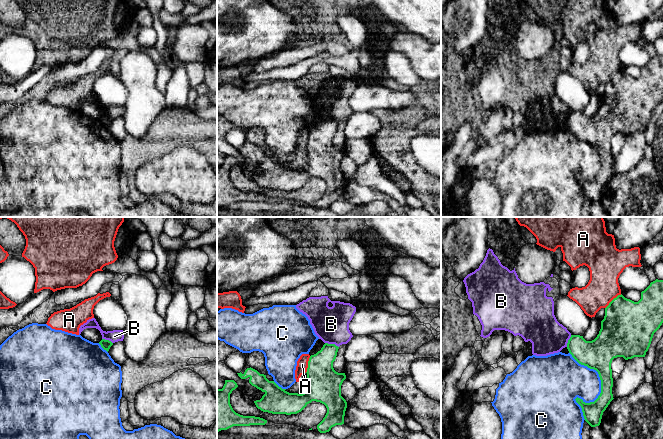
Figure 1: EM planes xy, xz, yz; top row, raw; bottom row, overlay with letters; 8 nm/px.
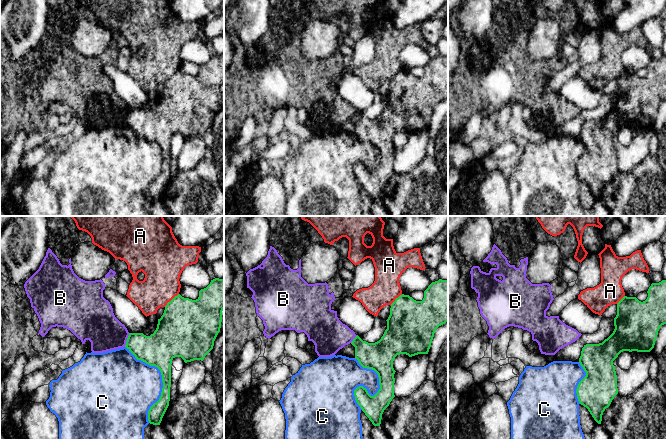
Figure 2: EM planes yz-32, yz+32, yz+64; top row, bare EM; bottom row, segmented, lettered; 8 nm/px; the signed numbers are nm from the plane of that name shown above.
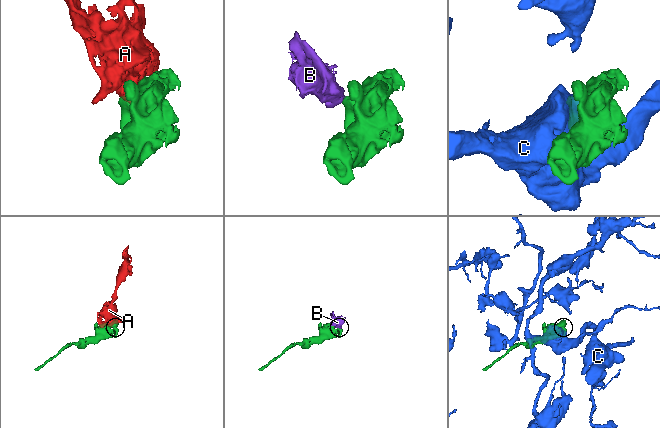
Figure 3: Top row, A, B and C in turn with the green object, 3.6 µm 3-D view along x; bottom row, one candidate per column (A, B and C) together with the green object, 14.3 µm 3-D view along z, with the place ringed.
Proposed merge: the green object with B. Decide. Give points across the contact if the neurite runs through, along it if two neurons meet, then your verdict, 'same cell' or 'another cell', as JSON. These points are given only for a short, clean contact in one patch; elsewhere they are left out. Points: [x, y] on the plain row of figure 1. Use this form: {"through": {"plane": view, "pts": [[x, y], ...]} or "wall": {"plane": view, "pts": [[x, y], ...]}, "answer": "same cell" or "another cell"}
{"wall": {"plane": "xz", "pts": [[325, 118], [335, 120], [338, 123]]}, "answer": "another cell"}

